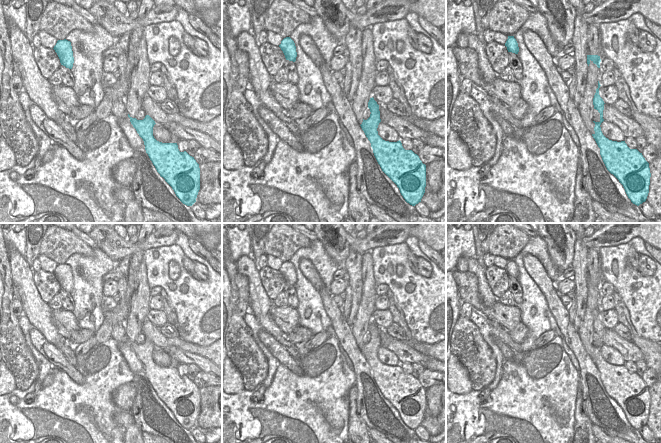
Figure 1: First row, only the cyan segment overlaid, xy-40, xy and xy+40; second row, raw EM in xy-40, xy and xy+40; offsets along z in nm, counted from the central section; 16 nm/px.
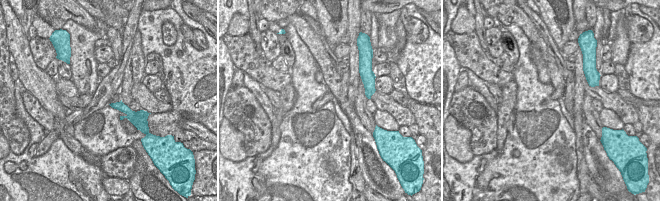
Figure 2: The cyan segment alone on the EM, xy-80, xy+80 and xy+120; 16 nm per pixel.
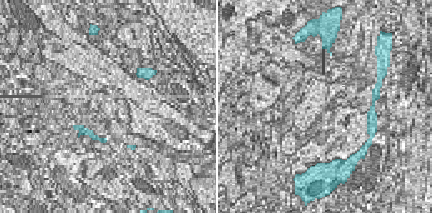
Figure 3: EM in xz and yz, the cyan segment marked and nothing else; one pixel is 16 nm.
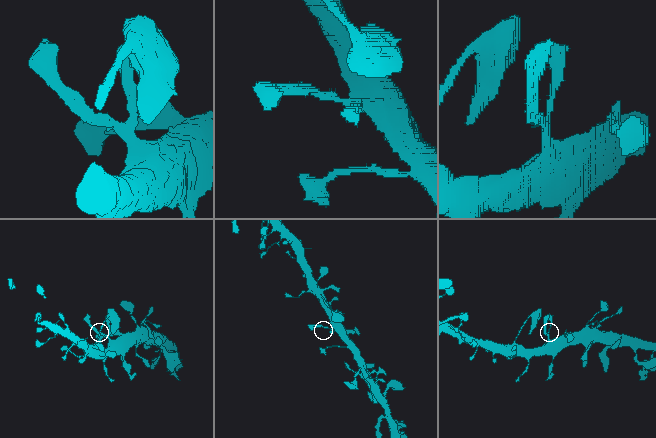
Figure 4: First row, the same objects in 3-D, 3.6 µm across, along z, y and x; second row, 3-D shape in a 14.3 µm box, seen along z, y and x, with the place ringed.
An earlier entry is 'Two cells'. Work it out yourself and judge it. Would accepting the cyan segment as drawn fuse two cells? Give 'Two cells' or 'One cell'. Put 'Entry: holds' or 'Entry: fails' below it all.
One cell.
Entry: fails

